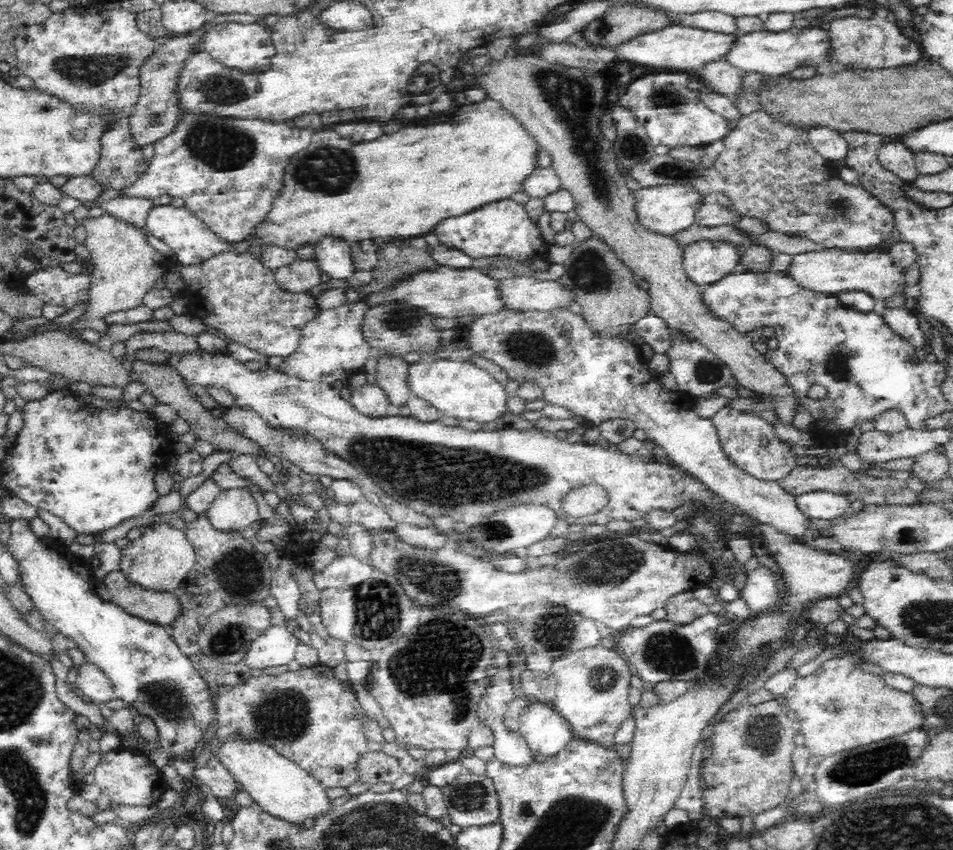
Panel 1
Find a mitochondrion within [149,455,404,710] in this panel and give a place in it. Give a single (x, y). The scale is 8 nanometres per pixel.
(240, 572)

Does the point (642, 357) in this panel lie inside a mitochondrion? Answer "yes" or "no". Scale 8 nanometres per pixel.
no

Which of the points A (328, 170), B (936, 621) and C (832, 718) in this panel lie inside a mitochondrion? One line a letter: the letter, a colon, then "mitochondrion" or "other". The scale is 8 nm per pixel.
A: mitochondrion
B: mitochondrion
C: other

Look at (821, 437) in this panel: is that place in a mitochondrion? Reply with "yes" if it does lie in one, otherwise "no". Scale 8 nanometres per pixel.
no

